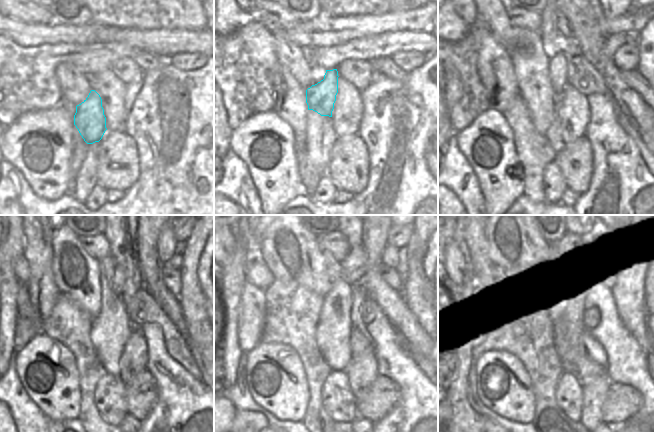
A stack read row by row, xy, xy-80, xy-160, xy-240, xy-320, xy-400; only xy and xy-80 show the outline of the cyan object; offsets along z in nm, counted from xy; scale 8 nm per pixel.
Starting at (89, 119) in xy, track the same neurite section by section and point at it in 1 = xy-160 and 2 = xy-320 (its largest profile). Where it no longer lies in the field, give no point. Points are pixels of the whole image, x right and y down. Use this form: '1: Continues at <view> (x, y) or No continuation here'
1: Continues at xy-160 (558, 67)
2: Continues at xy-320 (354, 266).

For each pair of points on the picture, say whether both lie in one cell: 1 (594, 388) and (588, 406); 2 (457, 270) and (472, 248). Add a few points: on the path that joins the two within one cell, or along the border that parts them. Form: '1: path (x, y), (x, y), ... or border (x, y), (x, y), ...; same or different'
1: path (594, 392), (592, 402); same
2: border (454, 238), (463, 247), (467, 255), (473, 277); different

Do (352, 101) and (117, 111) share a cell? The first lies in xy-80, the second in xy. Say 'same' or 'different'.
same

